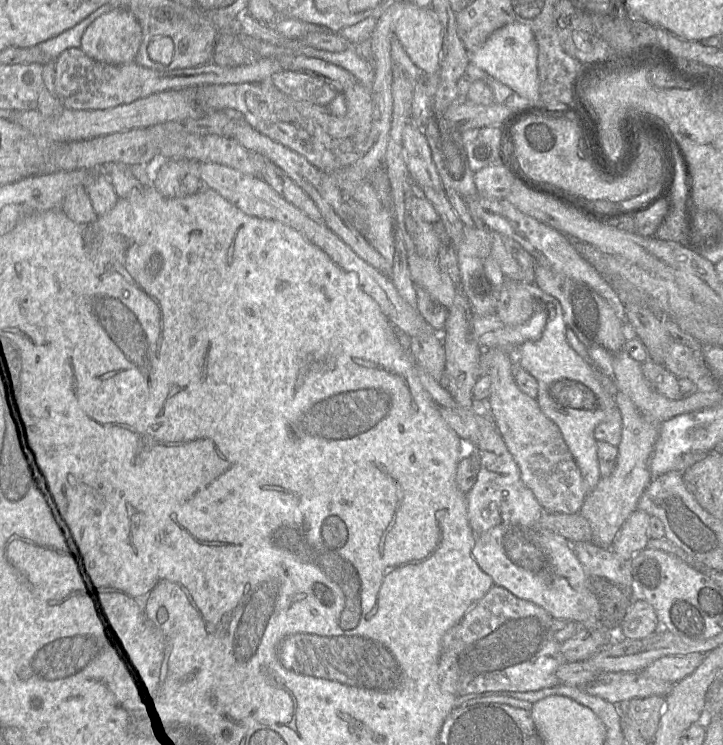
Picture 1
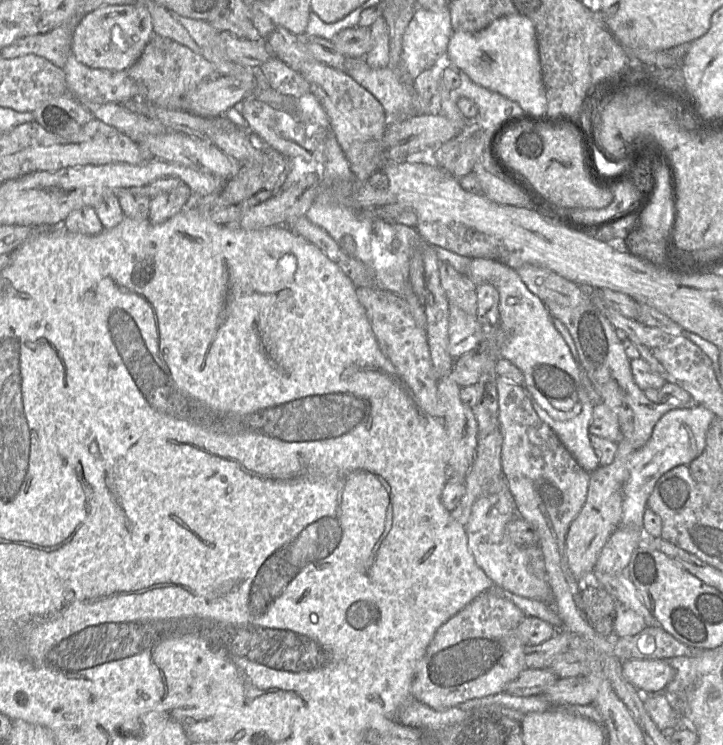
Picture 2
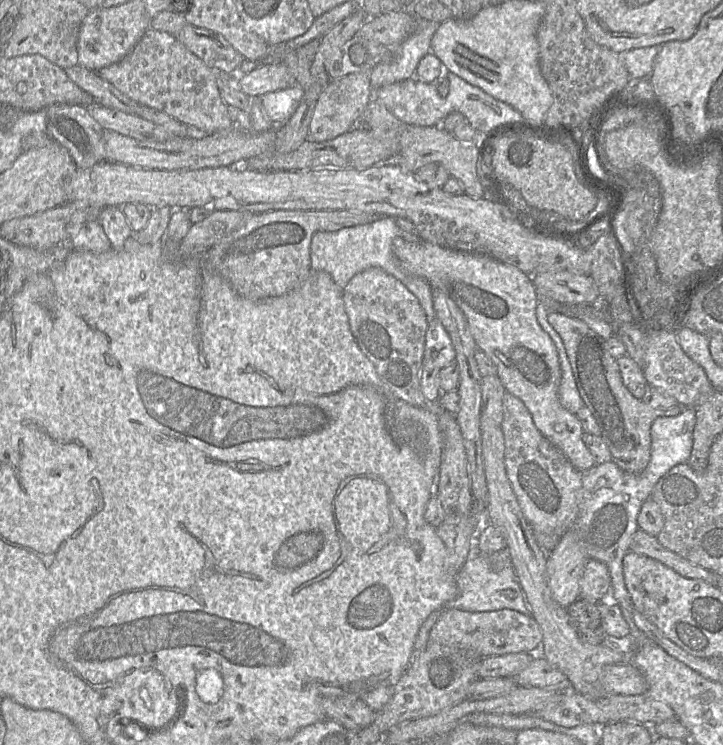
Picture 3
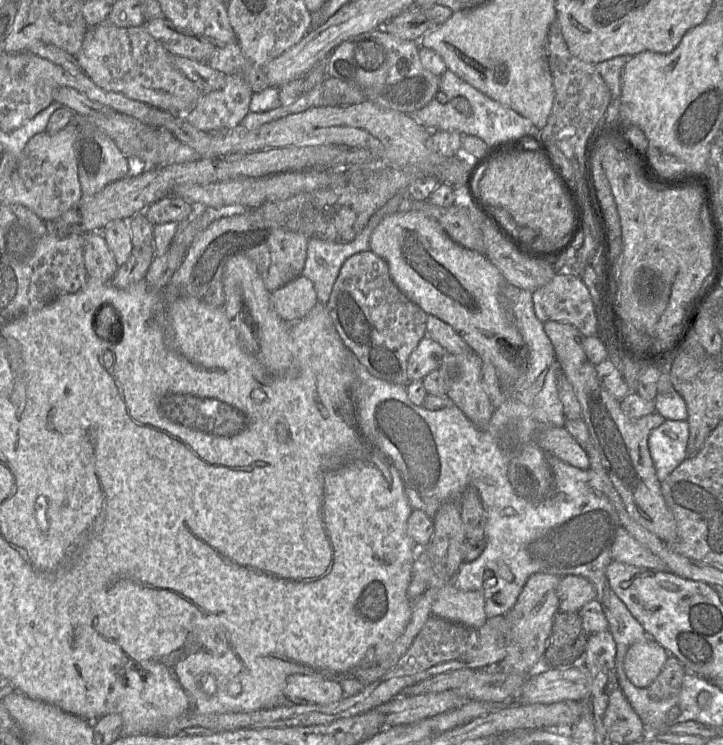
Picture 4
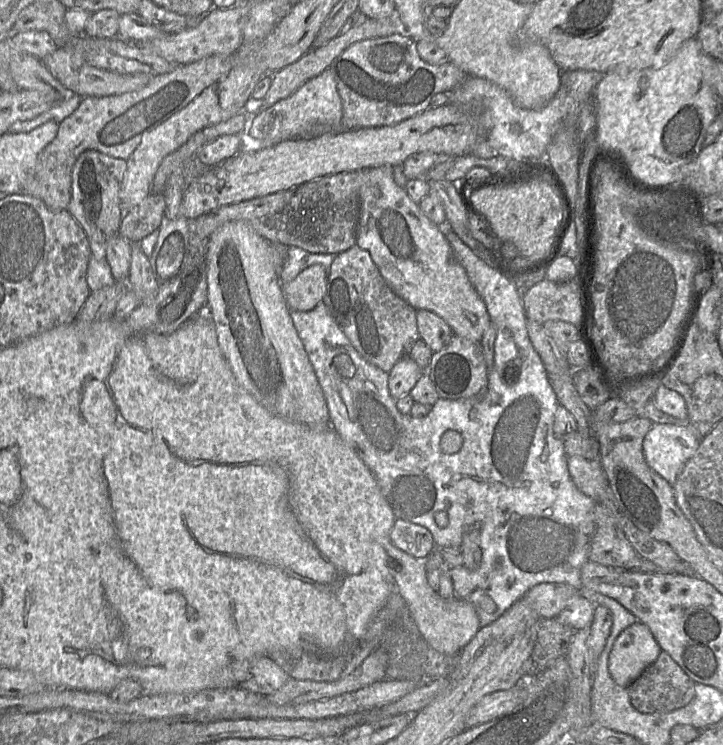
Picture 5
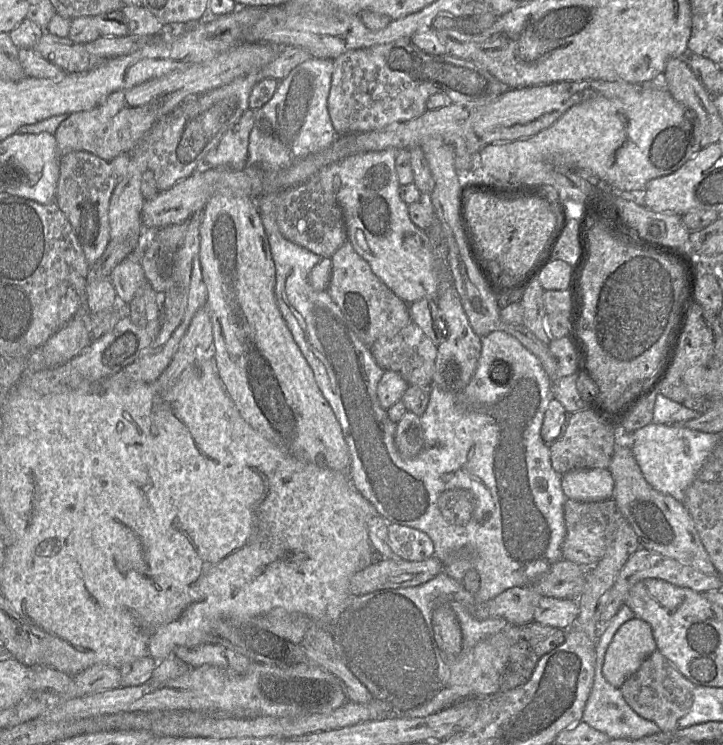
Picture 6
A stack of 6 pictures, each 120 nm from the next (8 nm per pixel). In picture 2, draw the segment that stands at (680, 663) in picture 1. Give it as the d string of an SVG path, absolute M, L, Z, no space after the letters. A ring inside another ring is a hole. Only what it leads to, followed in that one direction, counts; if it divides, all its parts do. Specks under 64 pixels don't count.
M666 659L627 660L622 664L625 678L643 694L656 694L665 690L674 676Z

